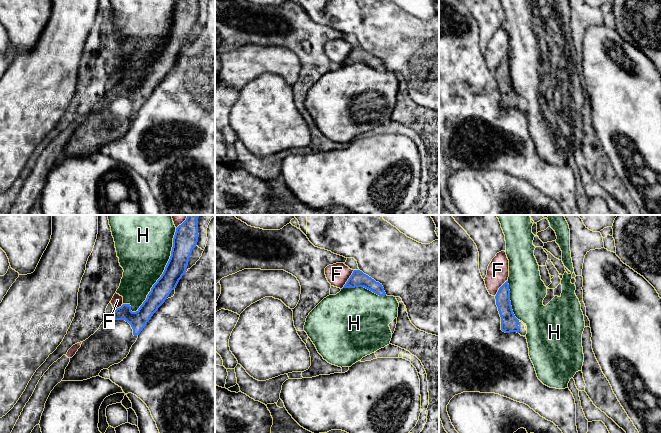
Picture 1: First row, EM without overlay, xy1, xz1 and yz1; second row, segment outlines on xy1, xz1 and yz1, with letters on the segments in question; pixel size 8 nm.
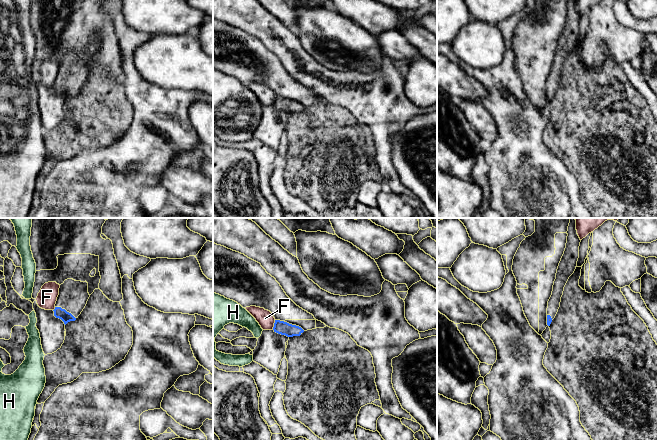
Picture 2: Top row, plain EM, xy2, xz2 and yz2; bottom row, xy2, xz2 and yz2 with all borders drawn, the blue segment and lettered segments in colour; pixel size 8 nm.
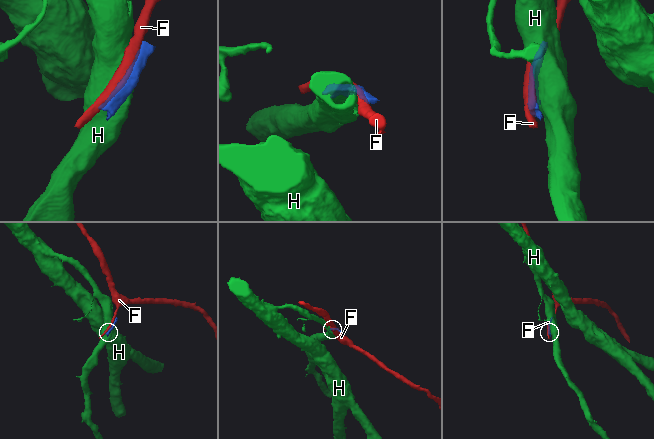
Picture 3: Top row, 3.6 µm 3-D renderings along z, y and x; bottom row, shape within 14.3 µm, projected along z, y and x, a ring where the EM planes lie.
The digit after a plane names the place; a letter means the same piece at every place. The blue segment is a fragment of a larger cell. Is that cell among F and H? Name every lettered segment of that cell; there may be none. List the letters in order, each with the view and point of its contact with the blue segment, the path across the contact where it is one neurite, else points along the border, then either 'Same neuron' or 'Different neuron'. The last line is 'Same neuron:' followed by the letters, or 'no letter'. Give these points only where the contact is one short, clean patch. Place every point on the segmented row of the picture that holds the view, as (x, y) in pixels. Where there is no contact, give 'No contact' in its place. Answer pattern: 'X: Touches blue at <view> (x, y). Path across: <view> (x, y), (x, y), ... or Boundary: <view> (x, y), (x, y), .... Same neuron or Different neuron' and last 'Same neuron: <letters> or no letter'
F: Touches blue at xz1 (348, 279). Different neuron
H: Touches blue at xy1 (164, 271). Different neuron
Same neuron: no letter

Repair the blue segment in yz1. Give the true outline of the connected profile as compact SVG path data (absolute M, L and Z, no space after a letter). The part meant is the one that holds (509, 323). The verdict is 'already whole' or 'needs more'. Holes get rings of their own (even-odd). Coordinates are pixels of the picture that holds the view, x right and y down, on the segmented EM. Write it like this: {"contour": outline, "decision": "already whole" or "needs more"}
{"contour": "M508 281L499 288L495 299L501 317L501 330L505 333L517 332L521 336L526 336L525 324L515 317L512 310Z", "decision": "needs more"}

